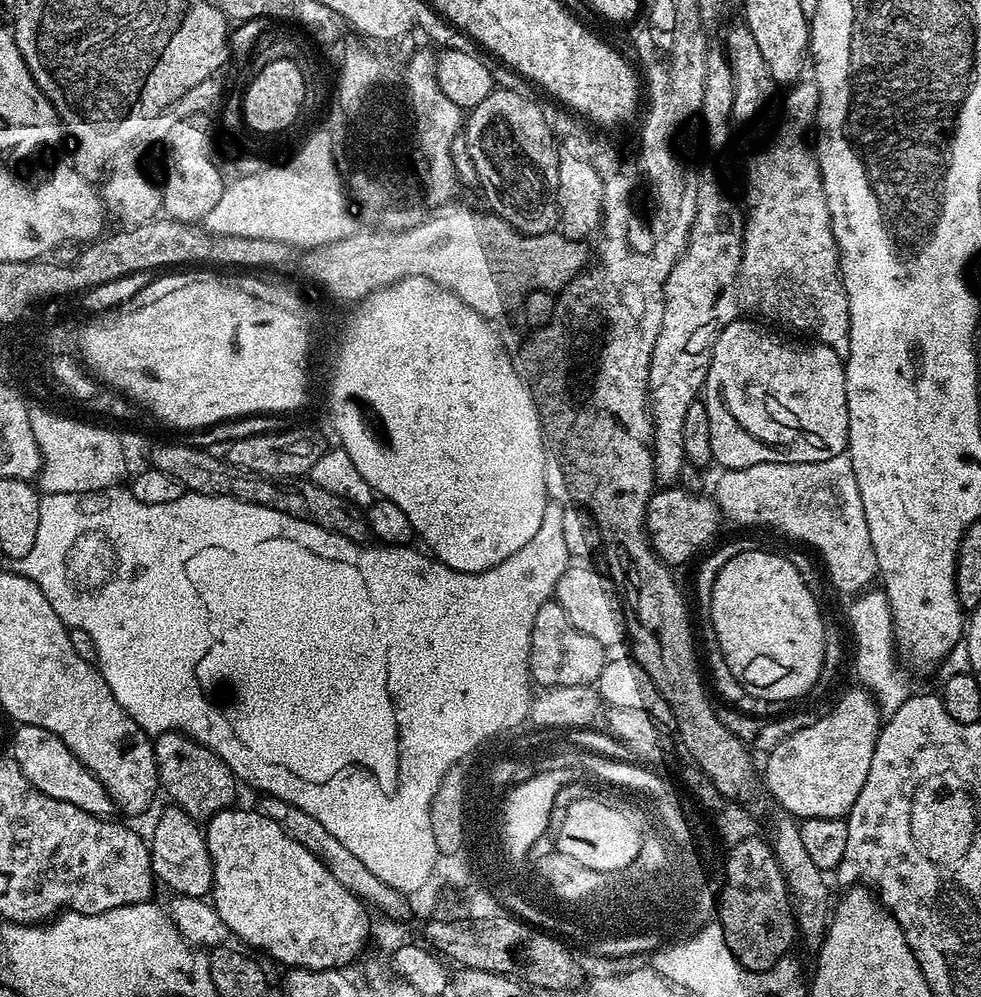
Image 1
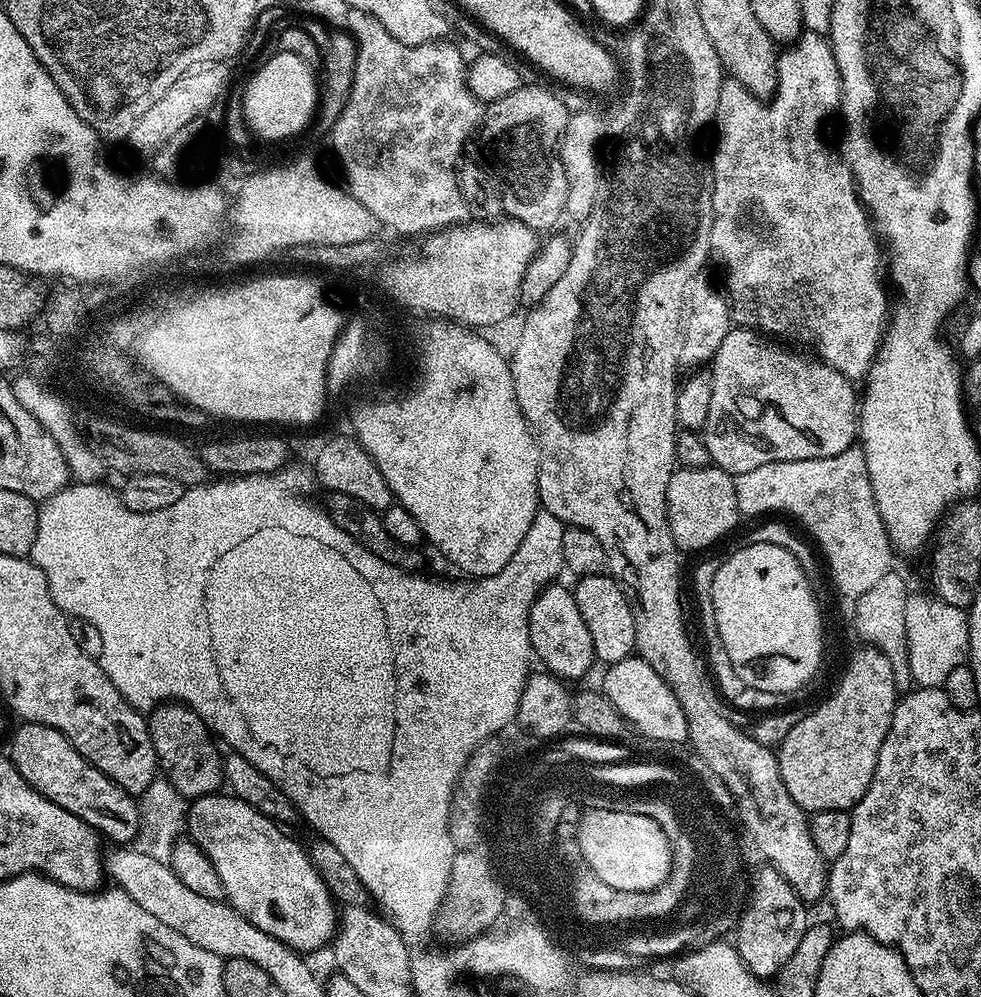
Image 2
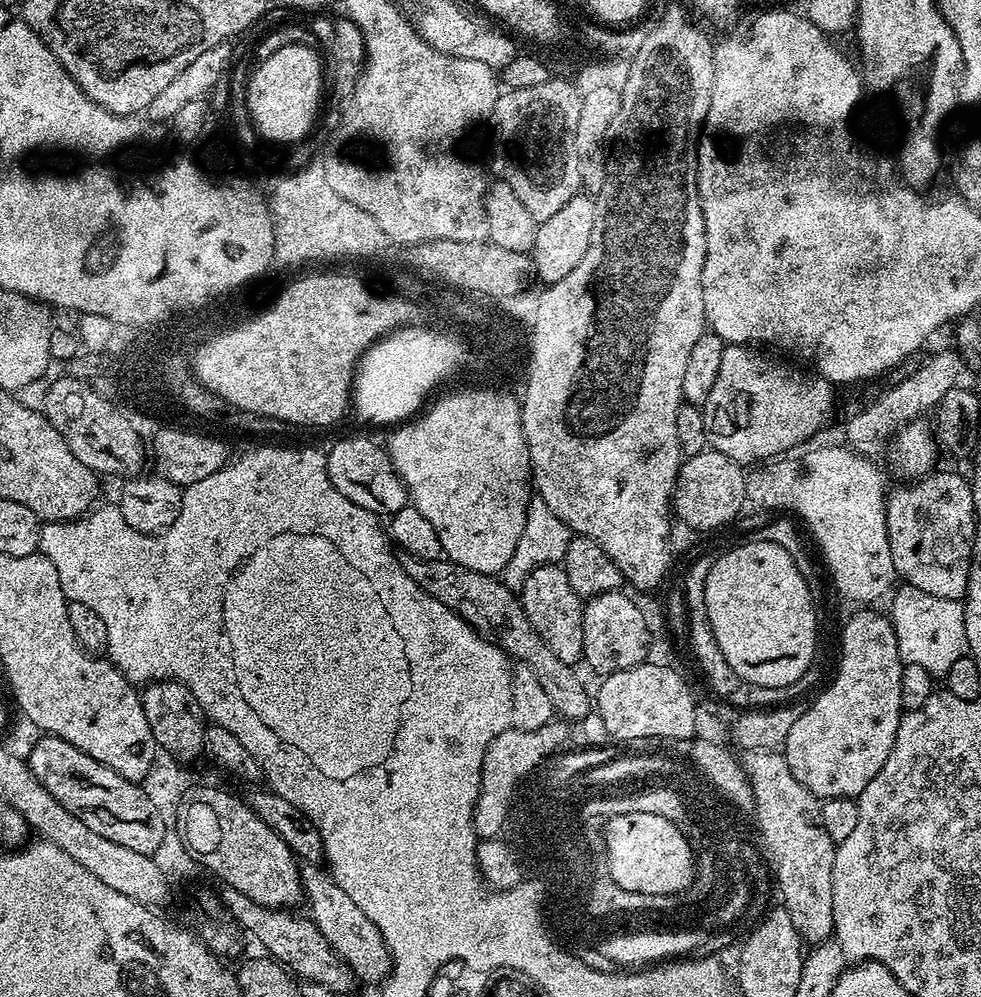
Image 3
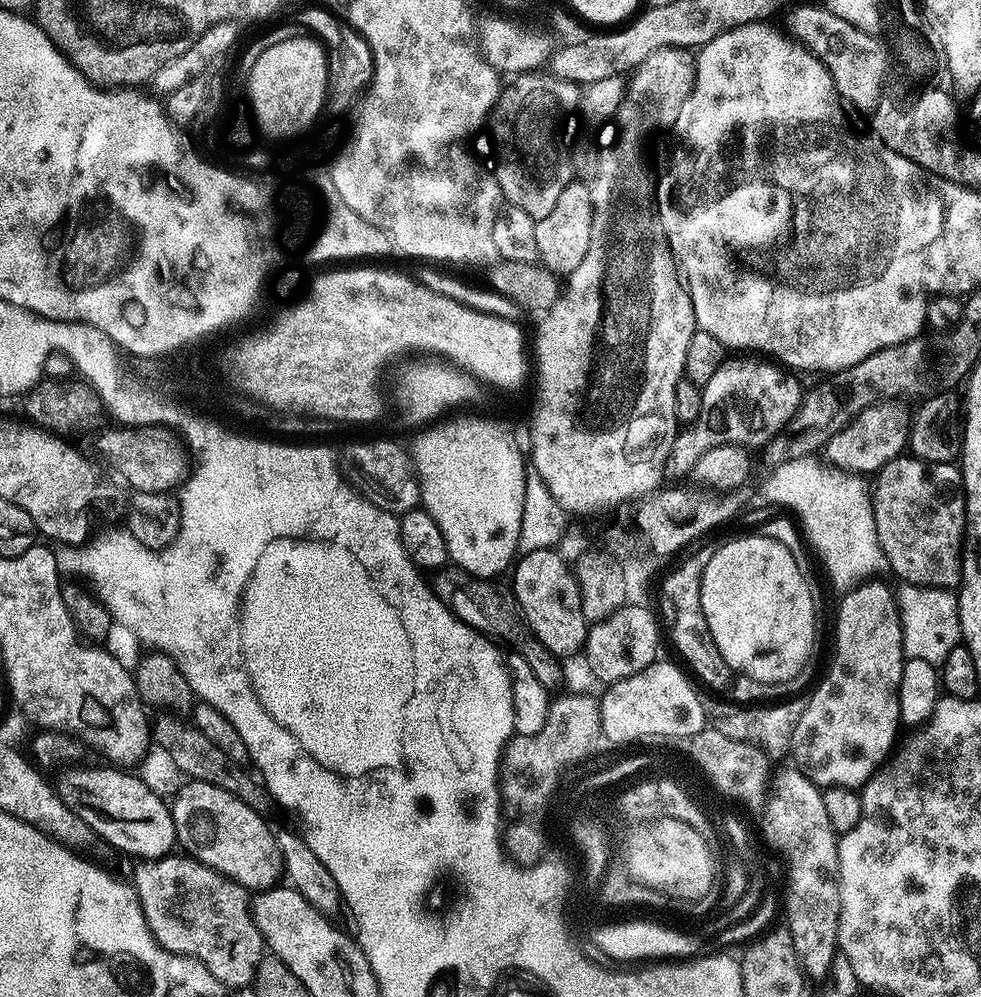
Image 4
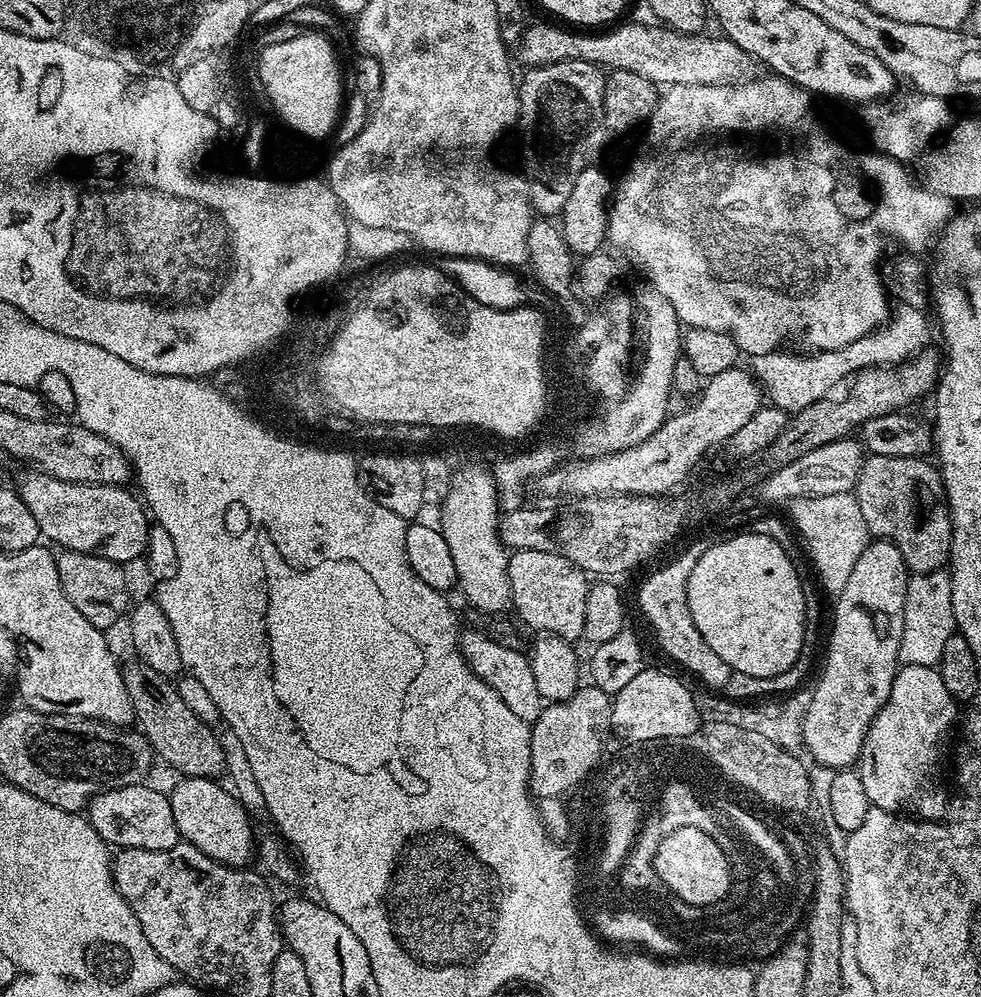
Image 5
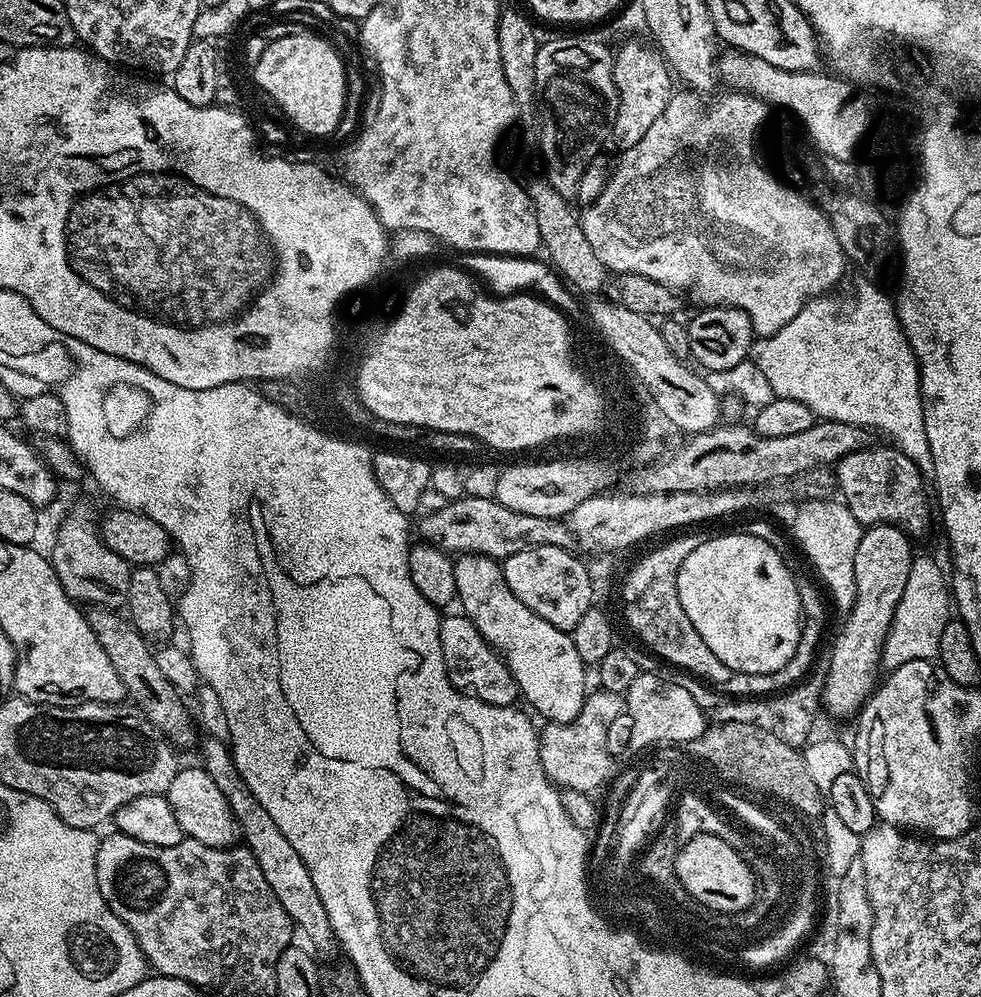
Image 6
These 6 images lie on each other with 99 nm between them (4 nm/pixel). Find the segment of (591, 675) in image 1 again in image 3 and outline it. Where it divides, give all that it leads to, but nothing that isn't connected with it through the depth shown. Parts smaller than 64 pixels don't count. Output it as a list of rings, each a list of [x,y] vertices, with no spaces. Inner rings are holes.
[[[543,564],[535,568],[520,585],[518,599],[538,638],[542,638],[542,642],[554,650],[554,655],[562,658],[562,662],[579,665],[584,654],[582,622],[585,601],[574,594],[574,586],[570,586],[570,578],[566,578],[563,567],[560,564]]]

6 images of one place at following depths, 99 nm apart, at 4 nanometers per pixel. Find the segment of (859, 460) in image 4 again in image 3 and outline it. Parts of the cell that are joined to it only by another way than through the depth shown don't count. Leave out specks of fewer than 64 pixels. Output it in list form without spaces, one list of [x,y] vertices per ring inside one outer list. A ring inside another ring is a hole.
[[[949,348],[949,350],[940,350],[934,353],[928,360],[924,361],[910,376],[902,379],[897,385],[892,385],[886,392],[882,393],[868,408],[854,415],[846,426],[845,440],[853,451],[869,458],[875,457],[874,454],[881,452],[887,447],[891,438],[908,423],[919,419],[925,415],[926,410],[931,411],[940,404],[945,396],[947,389],[957,387],[958,378],[964,374],[963,365],[960,363],[957,351]]]

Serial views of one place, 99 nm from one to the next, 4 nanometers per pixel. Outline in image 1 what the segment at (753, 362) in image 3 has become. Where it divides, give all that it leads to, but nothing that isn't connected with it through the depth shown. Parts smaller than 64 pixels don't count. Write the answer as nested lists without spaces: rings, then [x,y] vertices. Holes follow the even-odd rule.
[[[731,320],[718,334],[712,347],[708,377],[704,379],[702,399],[706,414],[711,418],[713,434],[728,432],[732,424],[723,420],[724,404],[732,420],[744,432],[749,432],[760,444],[752,444],[748,452],[734,454],[720,442],[713,443],[712,459],[721,469],[743,468],[746,464],[809,464],[824,462],[826,458],[841,455],[848,447],[848,407],[846,406],[846,374],[844,360],[837,349],[828,344],[811,342],[799,344],[796,340],[783,340],[748,320]]]

